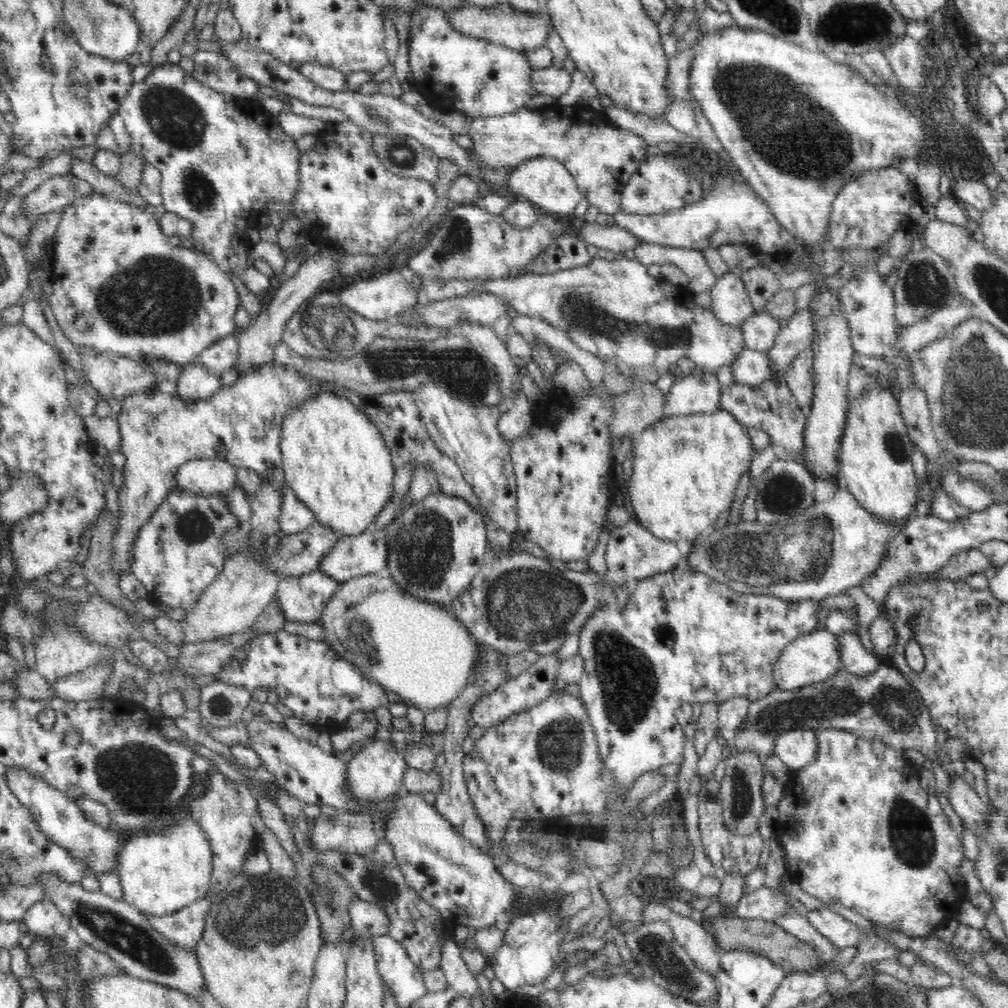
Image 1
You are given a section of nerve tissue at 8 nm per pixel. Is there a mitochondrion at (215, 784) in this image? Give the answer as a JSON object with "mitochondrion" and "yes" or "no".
{"mitochondrion":"no"}

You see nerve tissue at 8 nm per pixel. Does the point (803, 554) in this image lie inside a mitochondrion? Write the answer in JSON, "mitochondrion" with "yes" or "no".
{"mitochondrion":"yes"}

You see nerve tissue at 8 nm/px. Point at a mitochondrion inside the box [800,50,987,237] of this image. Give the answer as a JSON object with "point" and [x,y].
{"point":[970,157]}

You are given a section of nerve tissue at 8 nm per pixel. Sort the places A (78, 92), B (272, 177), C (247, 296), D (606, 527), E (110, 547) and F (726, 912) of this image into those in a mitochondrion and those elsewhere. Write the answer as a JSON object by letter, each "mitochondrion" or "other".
{"A":"mitochondrion","B":"other","C":"other","D":"other","E":"other","F":"other"}

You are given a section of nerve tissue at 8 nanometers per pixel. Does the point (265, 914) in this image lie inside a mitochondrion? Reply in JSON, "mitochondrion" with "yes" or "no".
{"mitochondrion":"yes"}

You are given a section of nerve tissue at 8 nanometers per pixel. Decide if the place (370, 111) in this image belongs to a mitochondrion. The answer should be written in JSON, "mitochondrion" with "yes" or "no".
{"mitochondrion":"yes"}

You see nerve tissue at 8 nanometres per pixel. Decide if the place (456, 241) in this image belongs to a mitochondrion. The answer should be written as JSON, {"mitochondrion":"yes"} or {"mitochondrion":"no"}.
{"mitochondrion":"yes"}

